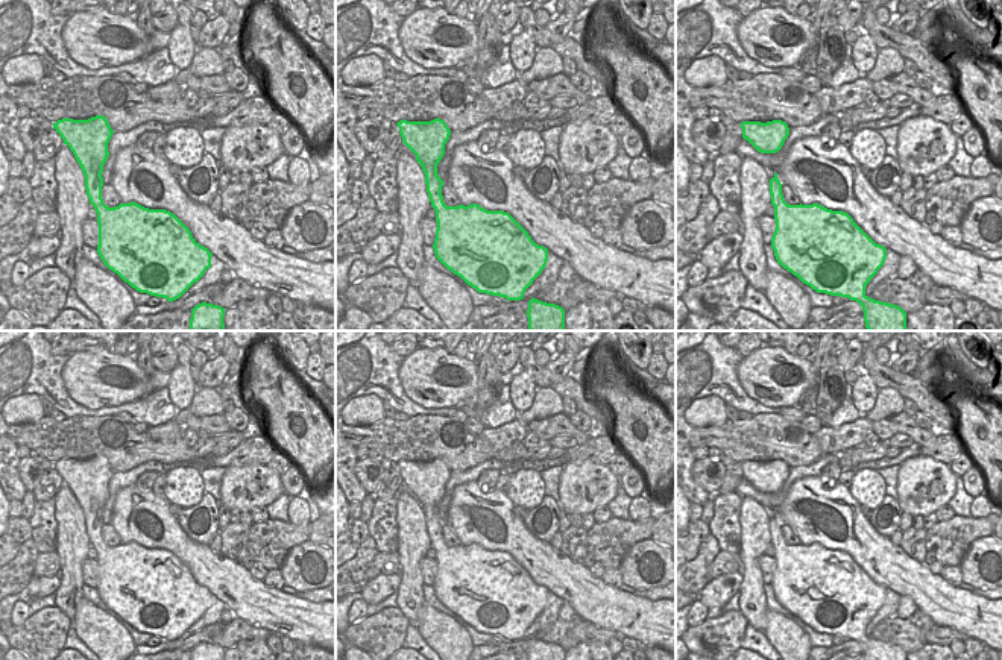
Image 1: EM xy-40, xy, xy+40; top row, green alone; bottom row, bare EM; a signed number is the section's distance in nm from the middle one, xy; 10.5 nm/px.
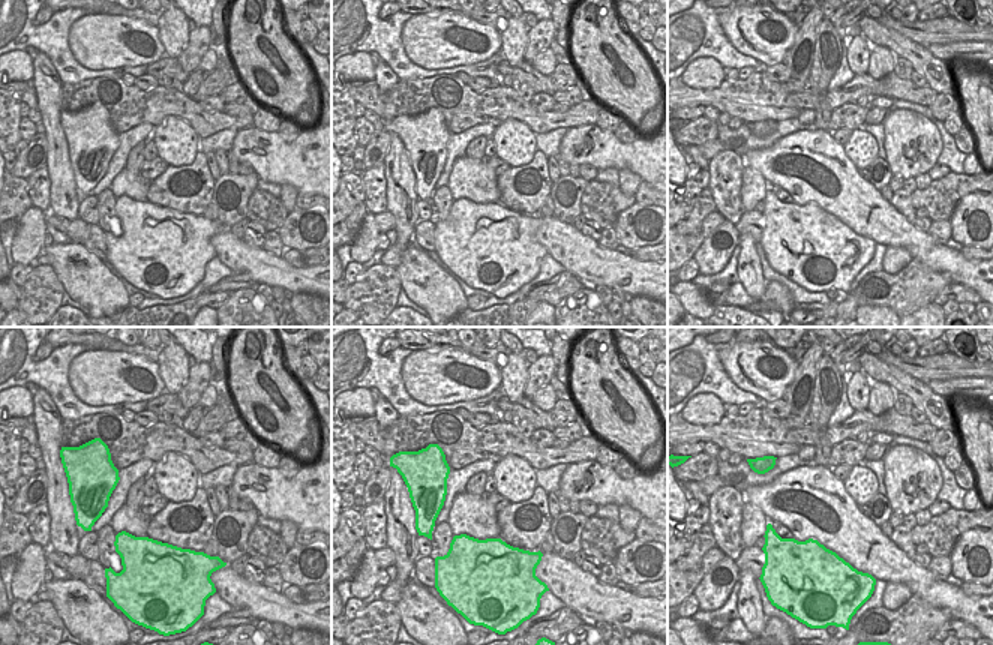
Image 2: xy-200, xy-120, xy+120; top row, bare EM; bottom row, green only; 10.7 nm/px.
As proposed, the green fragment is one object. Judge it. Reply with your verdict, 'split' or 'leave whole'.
leave whole

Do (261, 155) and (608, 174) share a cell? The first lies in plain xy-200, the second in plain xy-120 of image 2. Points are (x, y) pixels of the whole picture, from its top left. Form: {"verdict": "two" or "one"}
{"verdict": "two"}

